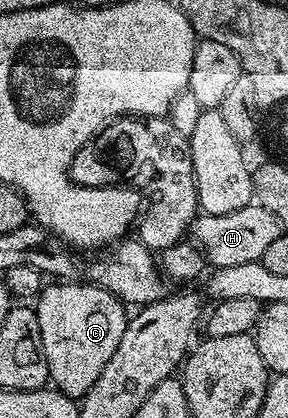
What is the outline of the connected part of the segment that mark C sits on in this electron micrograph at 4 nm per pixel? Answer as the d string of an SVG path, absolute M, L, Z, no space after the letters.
M58 280L50 285L36 299L50 382L53 389L80 400L100 380L104 364L112 360L120 336L124 336L128 310L115 294L82 280Z

